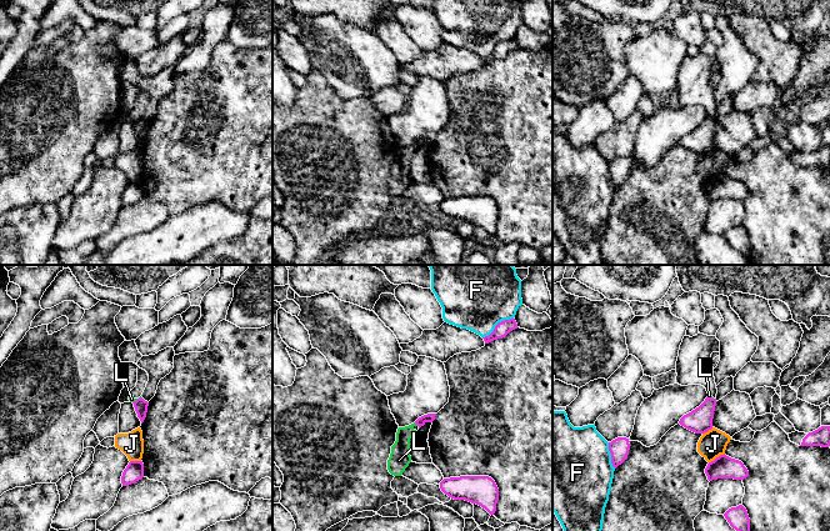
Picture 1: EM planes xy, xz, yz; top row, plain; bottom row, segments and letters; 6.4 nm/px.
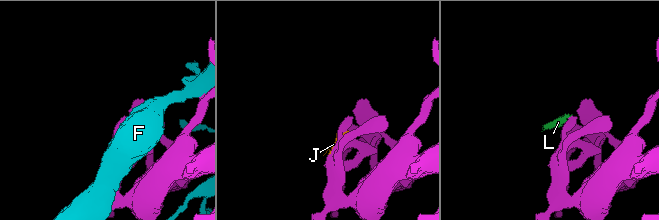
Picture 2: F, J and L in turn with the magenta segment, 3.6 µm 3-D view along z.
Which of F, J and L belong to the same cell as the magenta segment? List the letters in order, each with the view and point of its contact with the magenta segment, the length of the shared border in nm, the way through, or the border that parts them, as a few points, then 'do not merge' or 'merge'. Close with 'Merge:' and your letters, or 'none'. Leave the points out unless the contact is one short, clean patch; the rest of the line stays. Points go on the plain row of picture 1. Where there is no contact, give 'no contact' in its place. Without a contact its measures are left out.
F: meets magenta in xz at (496, 45); contact 240 nm long; do not merge
J: meets magenta in yz at (716, 178); contact 120 nm long; do not merge
L: meets magenta in xz at (418, 145); contact 50 nm long; border along xz (414, 143), (419, 148); do not merge
Merge: none

